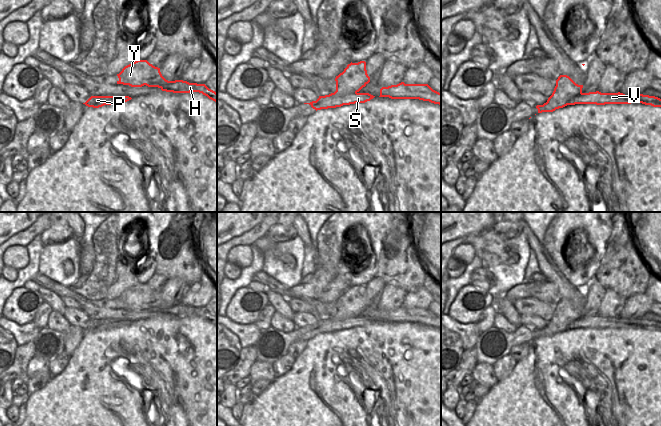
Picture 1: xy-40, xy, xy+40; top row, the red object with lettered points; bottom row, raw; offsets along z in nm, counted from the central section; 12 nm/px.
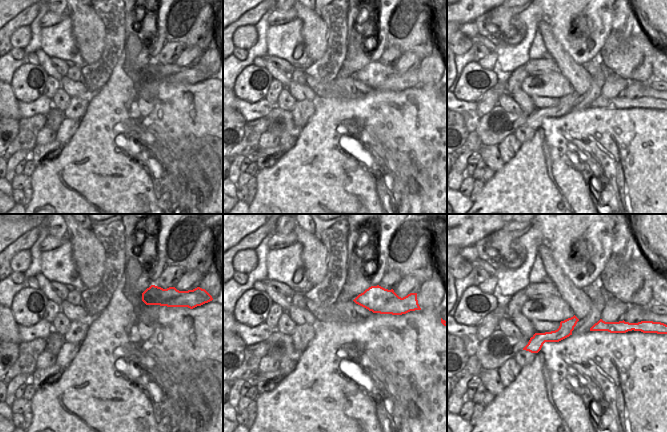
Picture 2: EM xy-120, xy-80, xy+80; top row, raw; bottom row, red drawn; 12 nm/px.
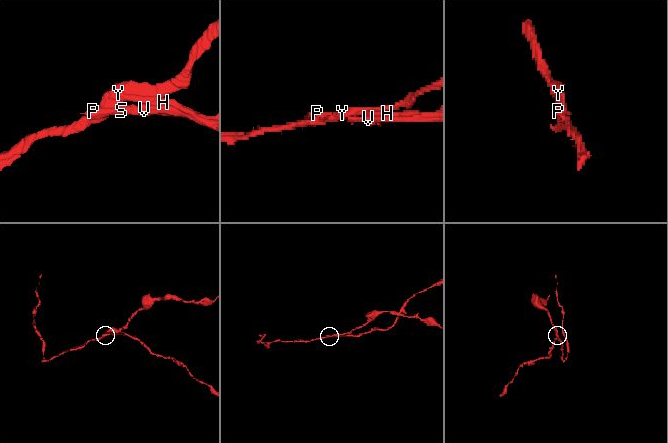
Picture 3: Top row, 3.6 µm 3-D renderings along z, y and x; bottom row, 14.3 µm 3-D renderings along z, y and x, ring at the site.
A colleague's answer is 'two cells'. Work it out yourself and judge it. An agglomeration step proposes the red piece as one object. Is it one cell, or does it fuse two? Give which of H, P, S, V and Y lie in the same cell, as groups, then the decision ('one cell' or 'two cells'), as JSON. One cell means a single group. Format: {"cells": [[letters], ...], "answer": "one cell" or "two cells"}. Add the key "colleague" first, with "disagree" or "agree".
{"colleague": "agree", "cells": [["H", "Y"], ["P", "S", "V"]], "answer": "two cells"}

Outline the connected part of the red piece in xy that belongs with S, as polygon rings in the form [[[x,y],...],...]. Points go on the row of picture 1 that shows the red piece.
[[[352,93],[347,96],[343,97],[335,97],[333,99],[328,99],[326,97],[319,97],[316,101],[312,101],[310,103],[304,103],[309,104],[313,109],[316,111],[319,108],[336,108],[341,107],[343,105],[350,105],[355,103],[365,103],[367,101],[370,101],[375,96],[369,94],[369,93]]]

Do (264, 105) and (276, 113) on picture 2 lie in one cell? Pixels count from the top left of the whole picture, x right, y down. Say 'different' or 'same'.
different

